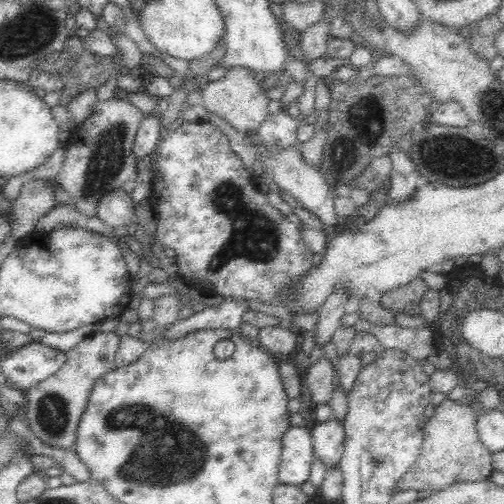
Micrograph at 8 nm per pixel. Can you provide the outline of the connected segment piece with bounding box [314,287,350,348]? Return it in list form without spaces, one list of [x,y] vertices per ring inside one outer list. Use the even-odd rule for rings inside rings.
[[[339,287],[326,300],[326,303],[319,311],[318,324],[315,327],[317,346],[326,346],[332,340],[332,336],[339,330],[341,319],[346,312],[346,304],[349,301],[350,293],[346,287]]]

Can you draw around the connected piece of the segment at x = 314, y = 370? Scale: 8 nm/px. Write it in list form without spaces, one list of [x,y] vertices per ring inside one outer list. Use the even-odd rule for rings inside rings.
[[[321,357],[315,362],[308,362],[308,375],[306,376],[306,384],[312,395],[314,404],[324,404],[332,399],[334,393],[334,366],[330,359]]]

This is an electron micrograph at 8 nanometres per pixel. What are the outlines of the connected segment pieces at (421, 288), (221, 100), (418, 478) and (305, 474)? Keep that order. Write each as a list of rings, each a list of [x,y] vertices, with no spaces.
[[[420,277],[408,285],[386,292],[377,299],[383,308],[392,311],[396,315],[408,312],[415,313],[428,290],[427,284]]]
[[[234,66],[226,68],[225,76],[222,80],[207,82],[202,88],[201,105],[209,112],[216,114],[229,122],[234,130],[248,132],[258,128],[266,116],[269,114],[268,102],[270,99],[266,97],[266,90],[257,85],[259,81],[256,79],[256,73],[245,66]]]
[[[447,398],[427,419],[423,433],[422,448],[416,462],[397,484],[401,491],[430,490],[434,493],[457,481],[478,482],[492,474],[491,453],[478,435],[474,407]]]
[[[289,426],[282,437],[282,454],[278,465],[278,482],[300,486],[309,479],[310,465],[314,462],[314,449],[311,431],[305,426]]]

